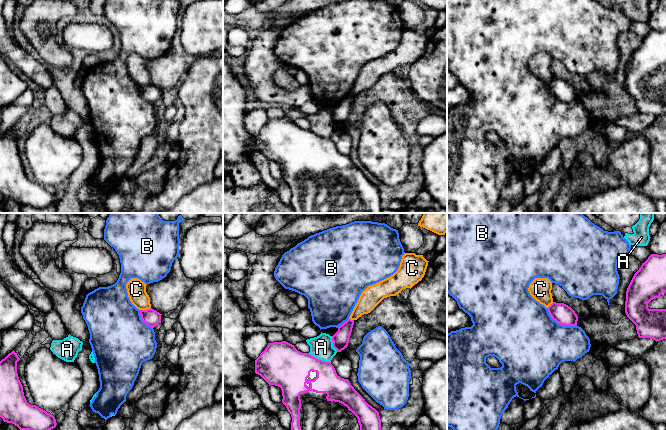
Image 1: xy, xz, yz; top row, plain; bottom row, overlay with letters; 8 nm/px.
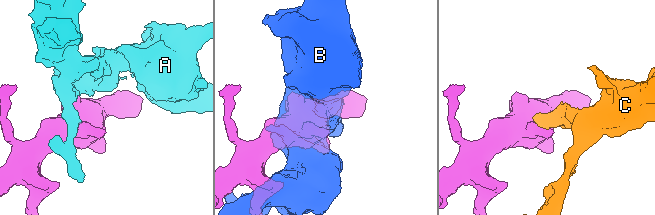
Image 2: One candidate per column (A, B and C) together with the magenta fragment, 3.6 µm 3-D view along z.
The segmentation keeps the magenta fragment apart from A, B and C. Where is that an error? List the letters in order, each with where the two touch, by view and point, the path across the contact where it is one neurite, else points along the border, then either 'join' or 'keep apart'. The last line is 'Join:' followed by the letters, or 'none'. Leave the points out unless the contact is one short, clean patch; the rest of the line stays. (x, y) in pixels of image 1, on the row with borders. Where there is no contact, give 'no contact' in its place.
A: meets magenta in xz at (318, 359); keep apart
B: meets magenta in yz at (559, 323); keep apart
C: meets magenta in xy at (145, 310); border along xy (150, 307), (140, 310); keep apart
Join: none

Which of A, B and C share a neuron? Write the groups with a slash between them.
A / B / C

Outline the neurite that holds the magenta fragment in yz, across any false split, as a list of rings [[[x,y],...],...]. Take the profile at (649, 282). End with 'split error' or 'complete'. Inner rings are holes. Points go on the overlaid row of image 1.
[[[651,254],[634,274],[626,291],[625,313],[636,325],[639,338],[666,339],[666,254]]]; split error

